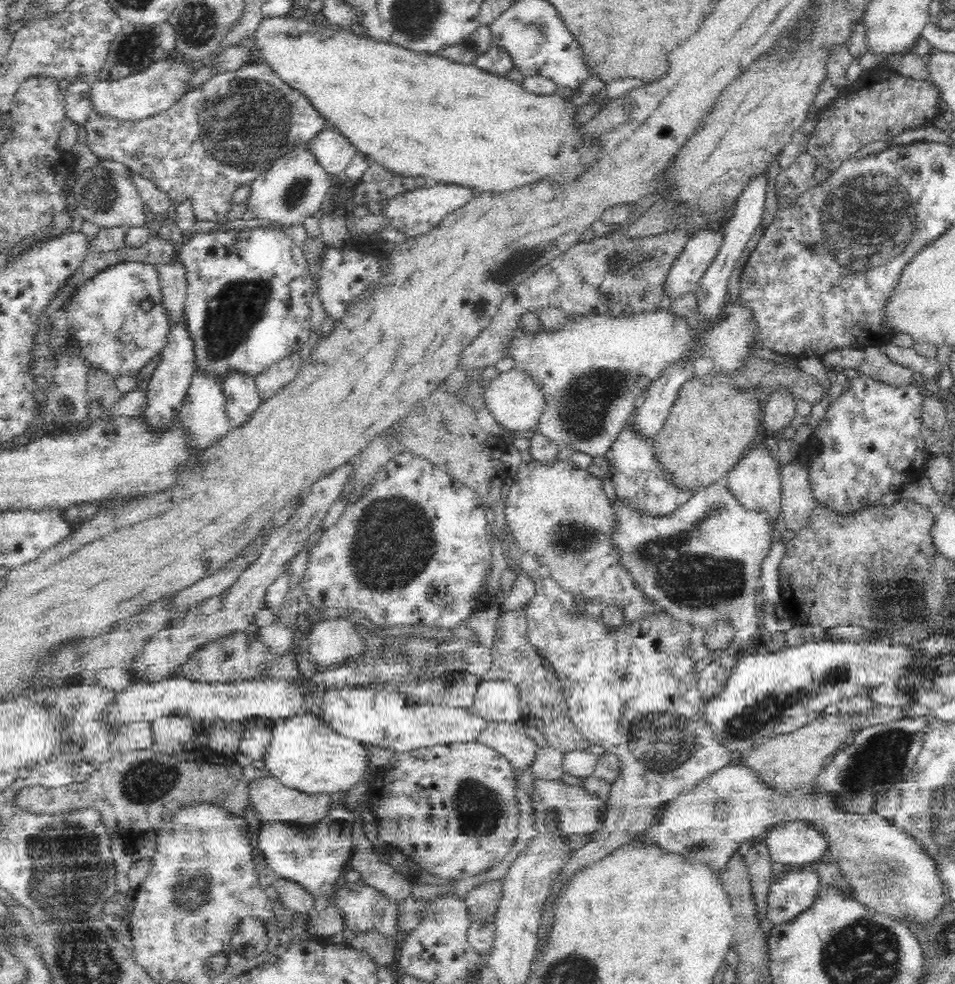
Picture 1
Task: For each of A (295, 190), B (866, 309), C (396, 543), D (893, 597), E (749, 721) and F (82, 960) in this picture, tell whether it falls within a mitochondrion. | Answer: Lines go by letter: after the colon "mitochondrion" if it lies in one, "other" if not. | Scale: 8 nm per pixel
A: mitochondrion
B: other
C: mitochondrion
D: mitochondrion
E: mitochondrion
F: mitochondrion

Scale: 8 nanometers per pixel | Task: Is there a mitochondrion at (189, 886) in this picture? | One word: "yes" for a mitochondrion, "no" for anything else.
yes

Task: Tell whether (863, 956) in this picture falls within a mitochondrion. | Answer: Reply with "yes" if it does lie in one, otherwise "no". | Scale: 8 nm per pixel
yes

